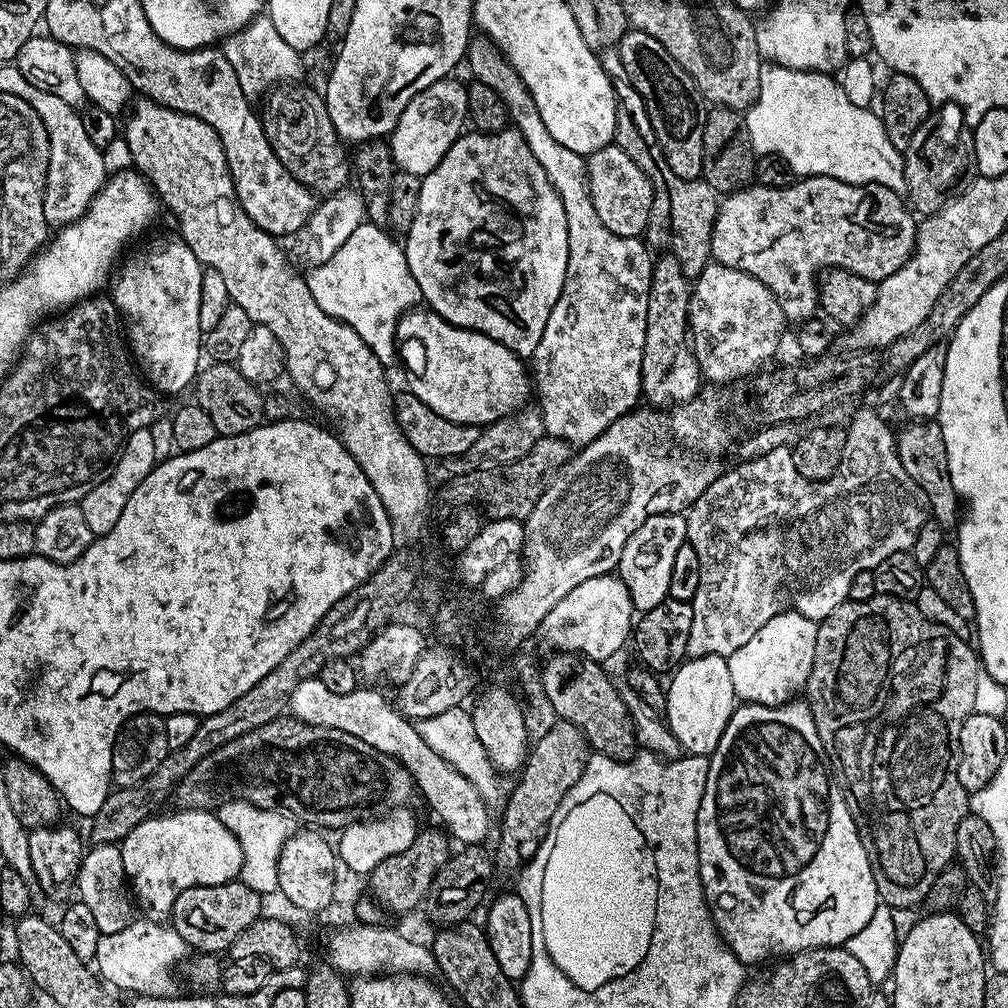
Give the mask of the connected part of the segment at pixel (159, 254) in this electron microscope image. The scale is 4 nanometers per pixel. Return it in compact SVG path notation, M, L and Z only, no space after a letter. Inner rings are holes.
M179 238L168 240L165 244L134 257L133 260L127 260L123 261L125 264L120 277L119 272L115 277L116 285L115 280L111 285L113 288L110 296L117 313L123 320L125 316L124 324L128 327L127 339L130 341L131 355L142 365L147 383L151 384L157 393L180 392L187 384L189 387L195 381L202 364L202 333L198 322L198 306L202 303L202 274L205 267L198 262L198 258L194 258L194 250L190 250L190 246L186 246Z

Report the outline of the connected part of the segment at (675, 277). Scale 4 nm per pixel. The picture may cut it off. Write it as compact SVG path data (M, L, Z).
M664 254L661 257L652 265L652 285L646 310L646 346L642 354L642 396L652 406L693 400L701 393L702 384L689 335L690 280L684 276L684 268L675 256Z

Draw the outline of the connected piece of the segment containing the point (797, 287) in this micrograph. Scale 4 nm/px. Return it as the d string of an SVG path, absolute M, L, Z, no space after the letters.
M805 176L797 179L793 184L785 188L767 188L761 184L753 183L749 187L739 188L736 192L727 193L719 201L717 218L713 226L711 259L722 266L728 266L734 270L744 271L748 275L753 275L754 278L760 280L773 292L774 298L778 300L778 304L784 311L788 322L794 322L794 320L796 320L795 322L803 322L811 320L817 315L818 301L816 298L816 286L818 283L818 273L821 270L829 266L845 268L847 272L853 272L867 280L877 282L885 280L890 274L894 274L894 270L898 270L908 261L908 257L911 256L914 247L914 237L917 227L917 217L910 211L905 197L901 193L890 190L881 184L847 184L838 178L830 178L829 176Z

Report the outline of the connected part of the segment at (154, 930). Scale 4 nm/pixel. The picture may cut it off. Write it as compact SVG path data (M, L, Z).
M136 920L117 934L100 936L93 963L100 978L111 987L130 990L132 994L170 996L177 991L171 970L187 952L187 944L170 926Z

